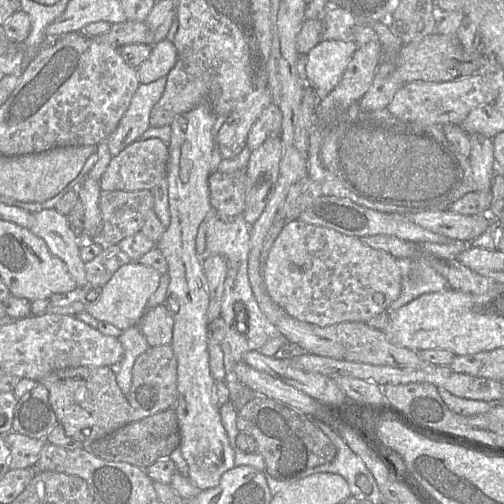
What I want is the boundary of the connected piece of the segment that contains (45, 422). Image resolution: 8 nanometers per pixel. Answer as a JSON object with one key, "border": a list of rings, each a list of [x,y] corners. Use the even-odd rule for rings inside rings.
{"border":[[[40,382],[17,400],[12,431],[45,440],[57,424],[58,420],[49,401],[49,392]]]}

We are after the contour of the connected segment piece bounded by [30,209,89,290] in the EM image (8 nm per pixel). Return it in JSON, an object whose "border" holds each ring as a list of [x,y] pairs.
{"border":[[[44,209],[33,213],[33,218],[30,231],[45,241],[50,252],[66,264],[79,289],[84,290],[89,284],[79,254],[81,242],[68,227],[67,217],[56,209]]]}

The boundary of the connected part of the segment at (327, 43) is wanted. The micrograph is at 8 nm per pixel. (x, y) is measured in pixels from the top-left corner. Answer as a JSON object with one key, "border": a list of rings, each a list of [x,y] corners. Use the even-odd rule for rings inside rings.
{"border":[[[322,40],[313,47],[307,55],[307,85],[309,85],[318,100],[325,98],[340,82],[354,53],[359,47],[350,41]]]}

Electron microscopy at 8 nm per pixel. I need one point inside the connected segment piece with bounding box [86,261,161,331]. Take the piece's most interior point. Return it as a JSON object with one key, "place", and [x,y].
{"place":[123,301]}

